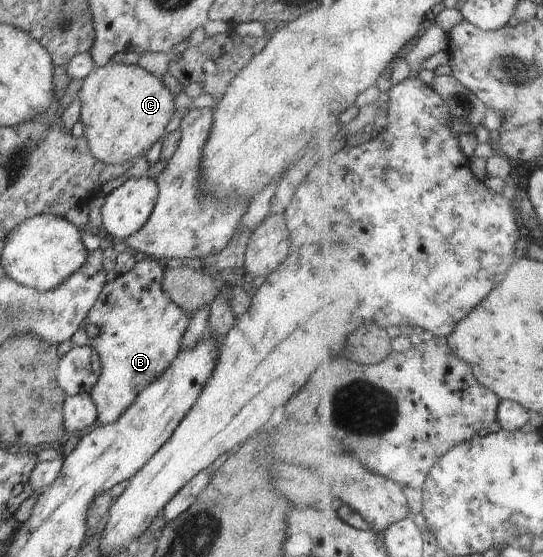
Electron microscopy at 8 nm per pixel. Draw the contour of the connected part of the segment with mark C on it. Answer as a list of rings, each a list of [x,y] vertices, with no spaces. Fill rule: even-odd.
[[[113,62],[103,68],[96,68],[83,80],[79,91],[81,100],[80,120],[83,122],[84,137],[87,139],[91,154],[106,165],[132,162],[160,140],[175,109],[174,95],[168,87],[150,72],[137,66],[117,65]]]

